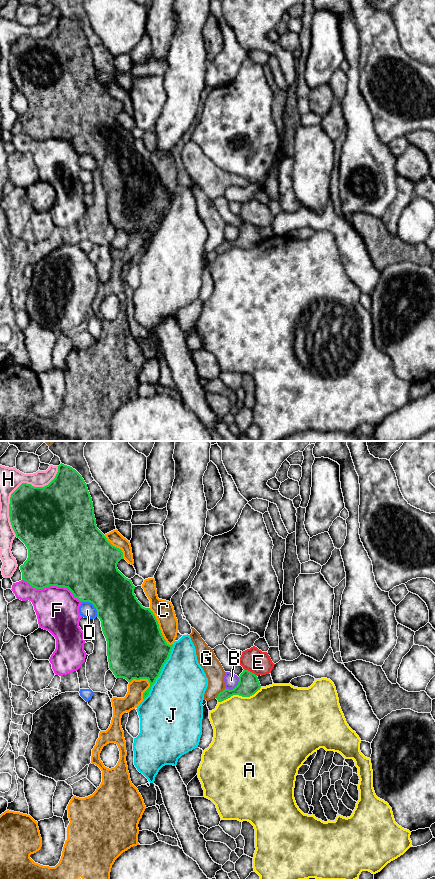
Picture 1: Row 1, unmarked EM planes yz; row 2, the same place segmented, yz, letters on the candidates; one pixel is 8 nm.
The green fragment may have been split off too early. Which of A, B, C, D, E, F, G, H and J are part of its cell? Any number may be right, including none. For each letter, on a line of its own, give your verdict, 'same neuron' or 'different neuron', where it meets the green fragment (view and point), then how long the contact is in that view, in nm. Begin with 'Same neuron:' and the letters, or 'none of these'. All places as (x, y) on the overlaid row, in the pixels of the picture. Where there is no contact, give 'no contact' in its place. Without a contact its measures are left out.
Same neuron: none of these
A: different neuron; contact yz (239, 695); length 380 nm
B: different neuron; contact yz (235, 687); length 150 nm
C: different neuron; contact yz (158, 627); length 360 nm
D: different neuron; contact yz (94, 606); length 170 nm
E: different neuron; contact yz (251, 672); length 130 nm
F: different neuron; contact yz (53, 585); length 550 nm
G: different neuron; contact yz (219, 693); length 120 nm
H: different neuron; contact yz (17, 488); length 650 nm
J: different neuron; contact yz (160, 672); length 500 nm

